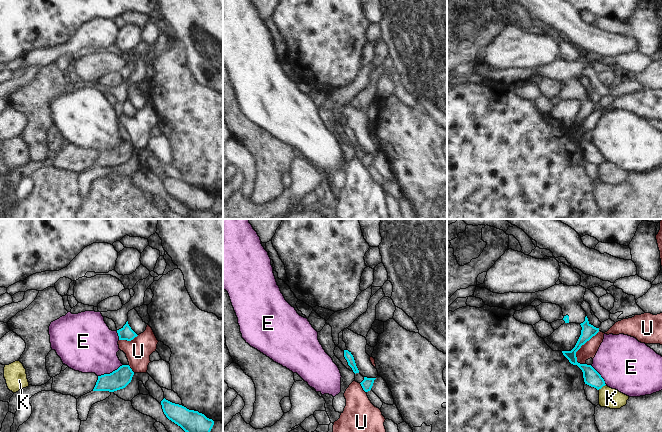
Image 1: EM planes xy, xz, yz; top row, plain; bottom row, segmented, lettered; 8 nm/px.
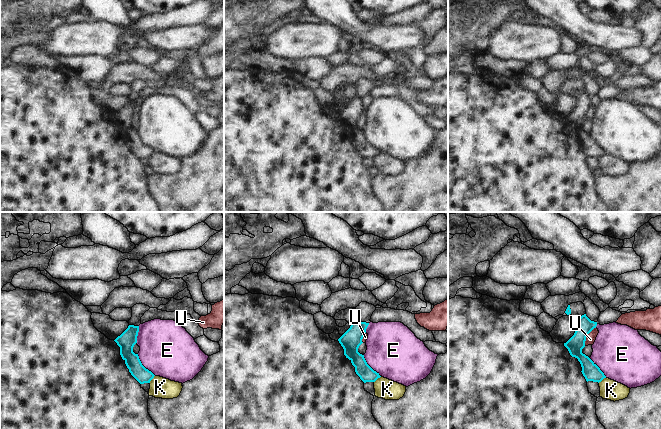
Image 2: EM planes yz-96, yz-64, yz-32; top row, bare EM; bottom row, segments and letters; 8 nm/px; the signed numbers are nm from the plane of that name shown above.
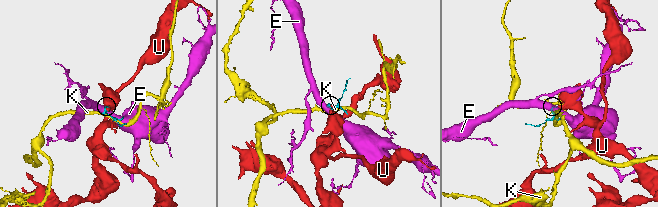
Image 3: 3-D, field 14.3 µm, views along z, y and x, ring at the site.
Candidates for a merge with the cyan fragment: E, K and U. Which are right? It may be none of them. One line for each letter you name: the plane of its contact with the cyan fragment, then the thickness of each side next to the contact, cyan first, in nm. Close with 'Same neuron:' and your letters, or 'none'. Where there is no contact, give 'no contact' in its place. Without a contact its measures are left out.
Same neuron: none

